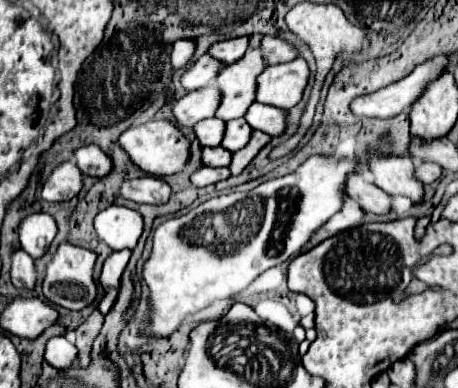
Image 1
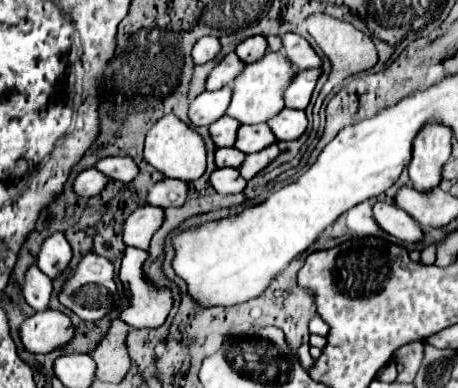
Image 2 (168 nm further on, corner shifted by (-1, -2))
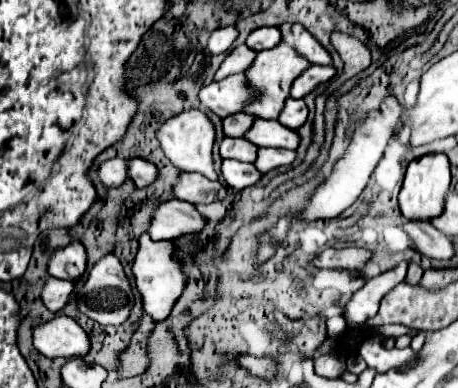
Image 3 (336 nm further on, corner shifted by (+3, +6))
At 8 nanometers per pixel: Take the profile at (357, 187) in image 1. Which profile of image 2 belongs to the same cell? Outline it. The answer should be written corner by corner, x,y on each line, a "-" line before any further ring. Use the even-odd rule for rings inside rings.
377,202
373,206
373,214
375,214
375,220
379,222
379,226
387,234
391,234
403,242
411,242
411,244
417,244
423,240
421,226
405,210
401,210
397,204

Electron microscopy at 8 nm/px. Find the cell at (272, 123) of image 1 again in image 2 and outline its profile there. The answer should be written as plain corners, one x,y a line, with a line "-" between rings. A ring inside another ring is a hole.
283,108
275,118
271,118
269,128
279,140
297,140
307,128
307,116
303,110

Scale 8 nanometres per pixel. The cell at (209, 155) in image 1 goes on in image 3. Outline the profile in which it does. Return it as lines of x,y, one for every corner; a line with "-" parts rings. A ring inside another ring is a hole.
223,138
219,146
221,158
233,158
239,162
255,162
255,152
257,152
257,146
253,146
243,138

